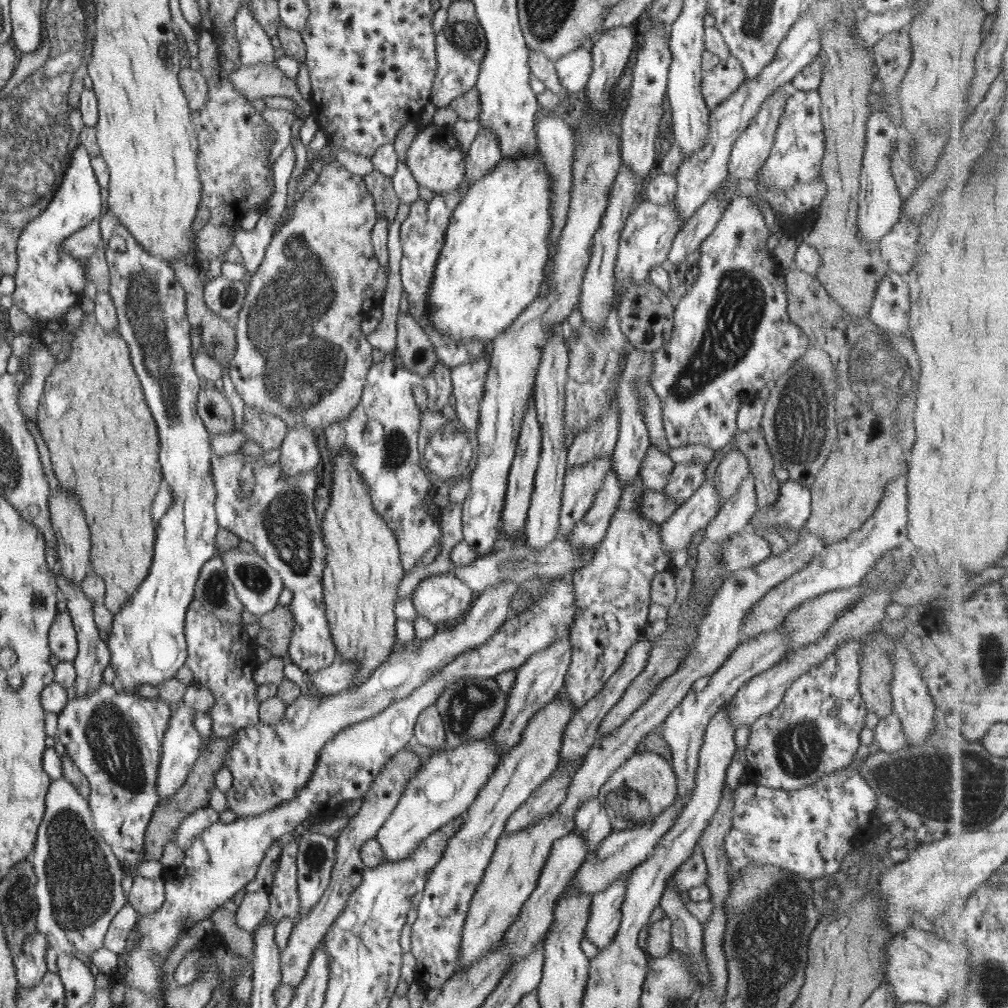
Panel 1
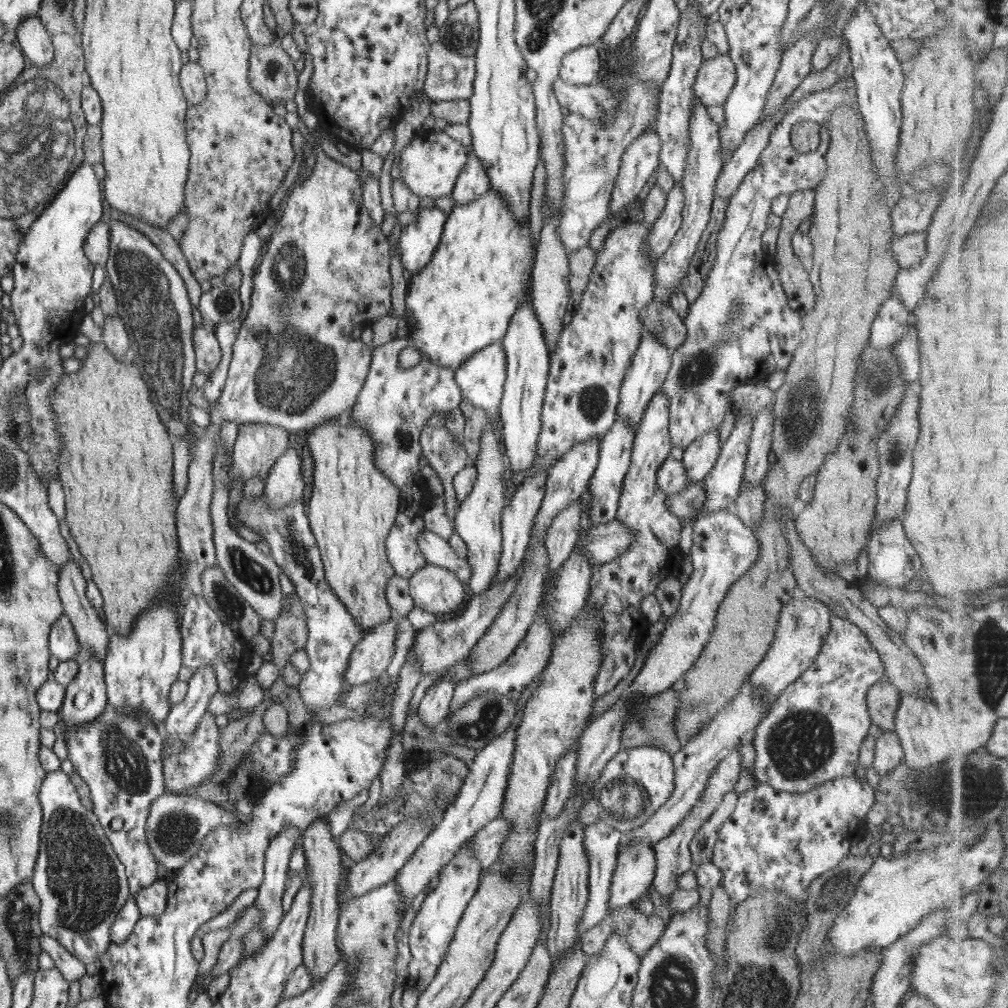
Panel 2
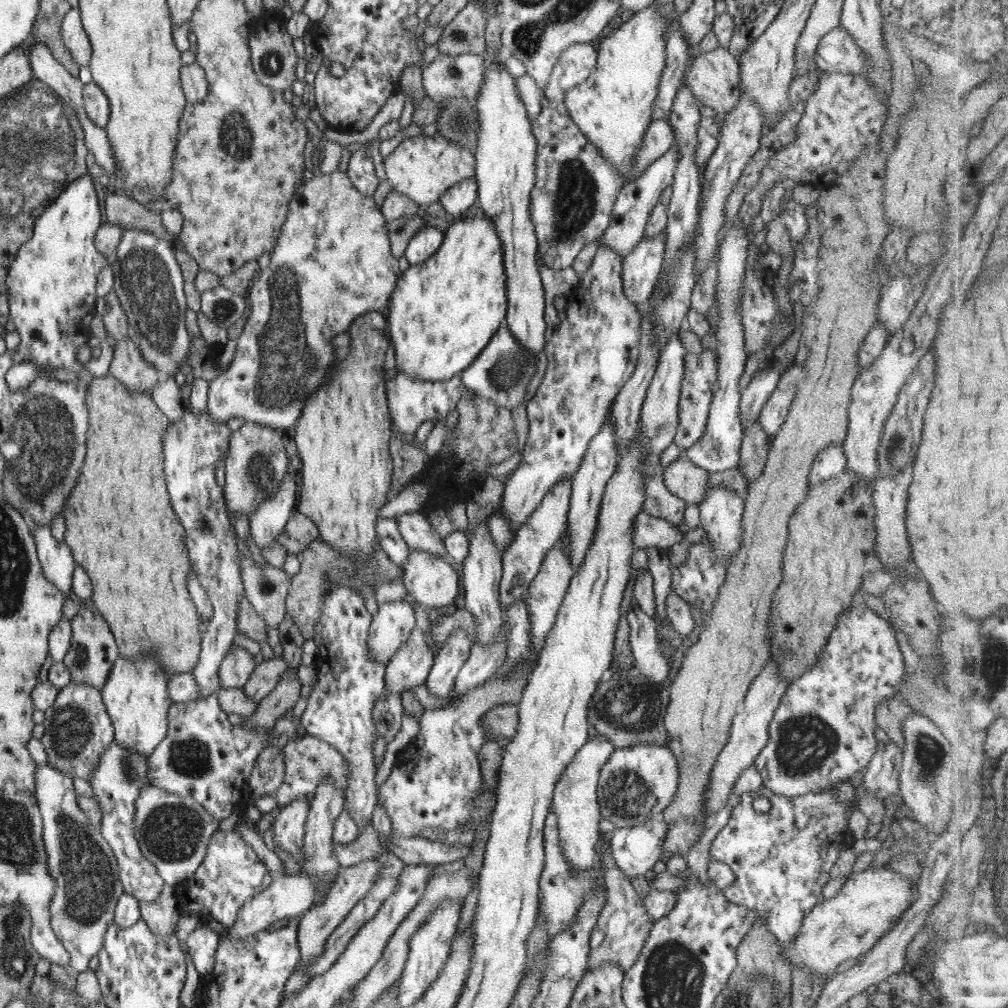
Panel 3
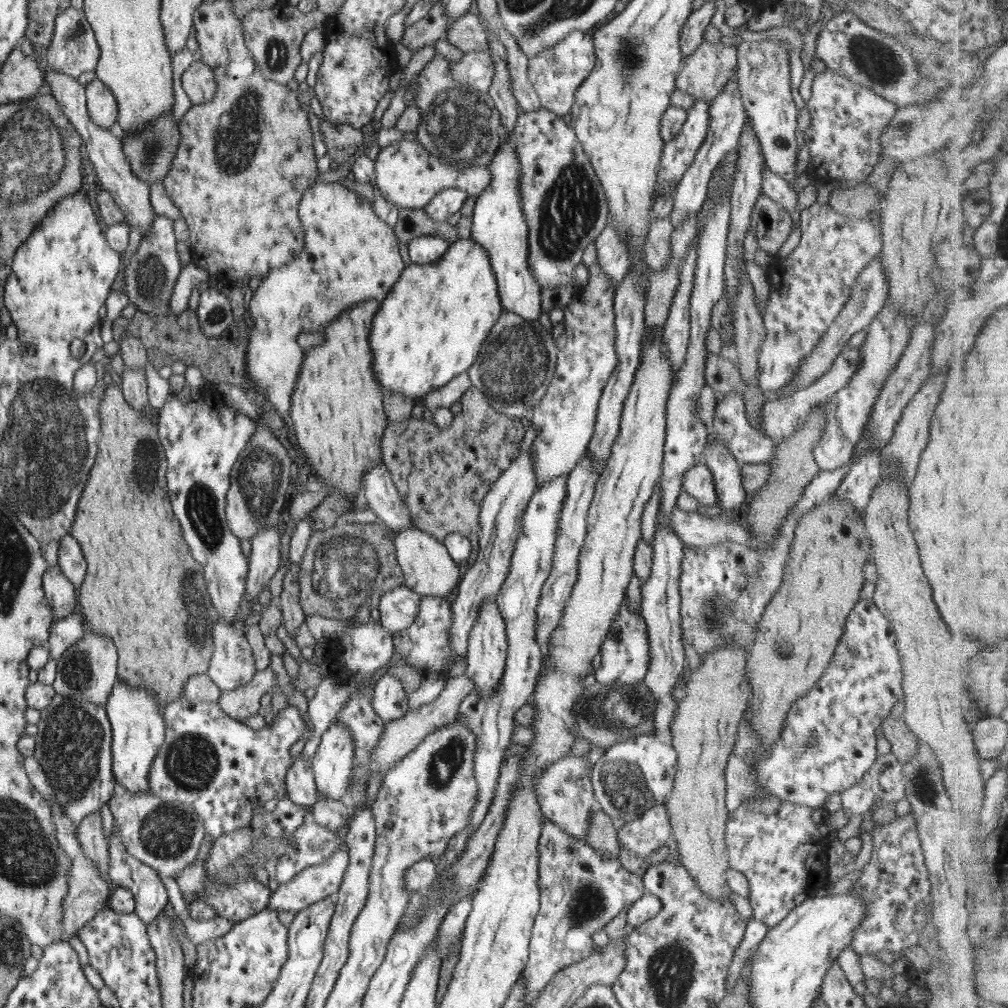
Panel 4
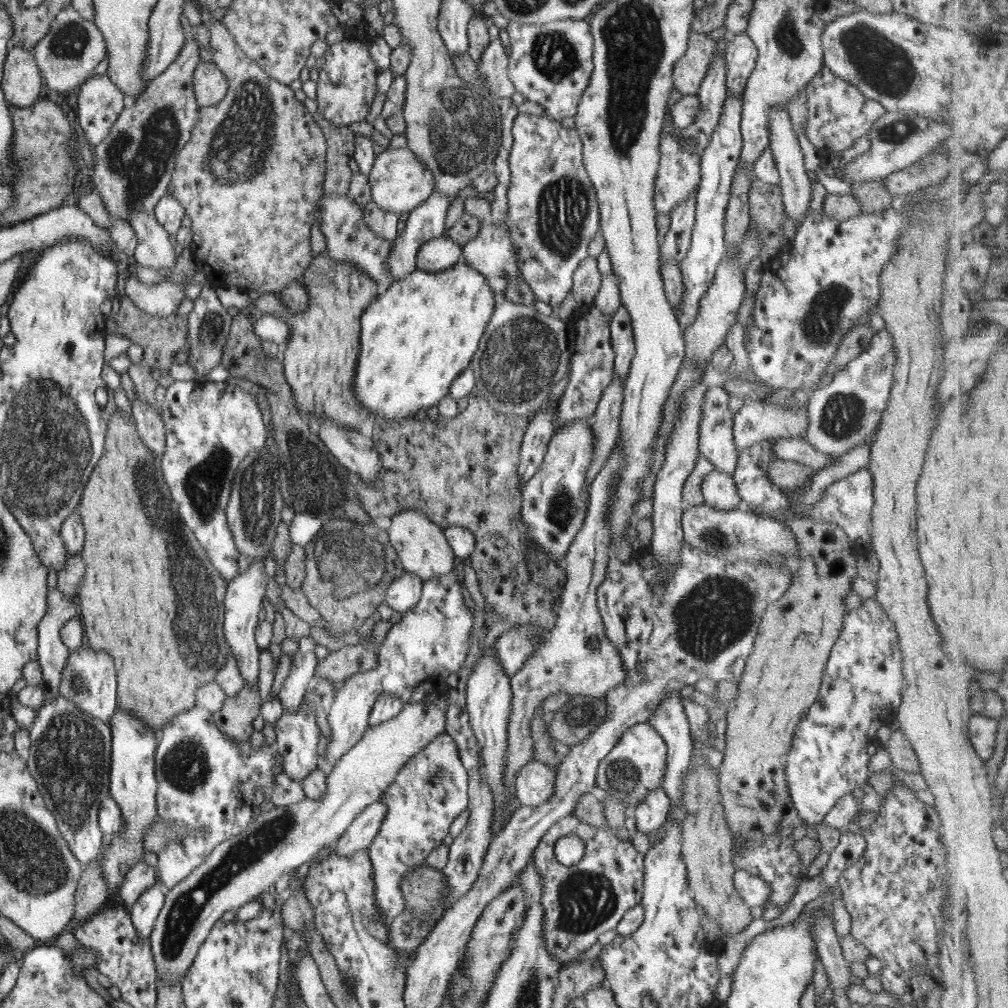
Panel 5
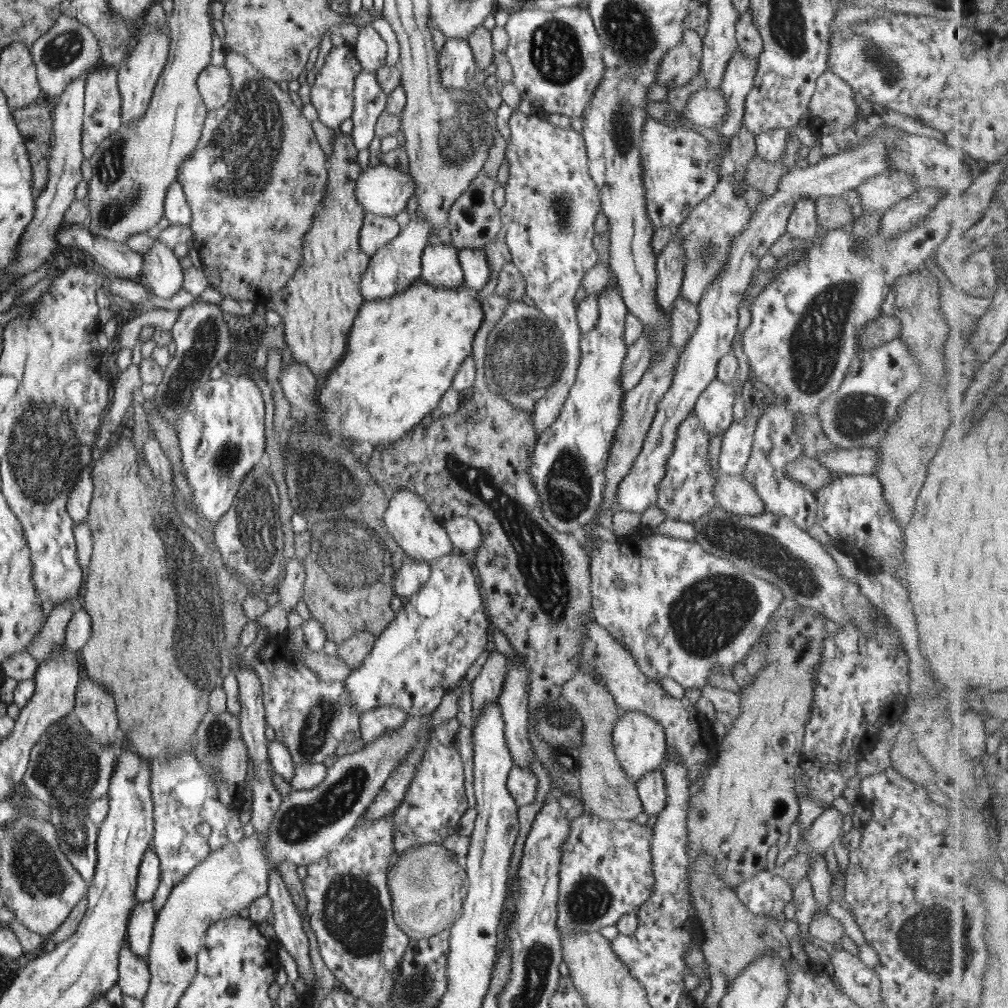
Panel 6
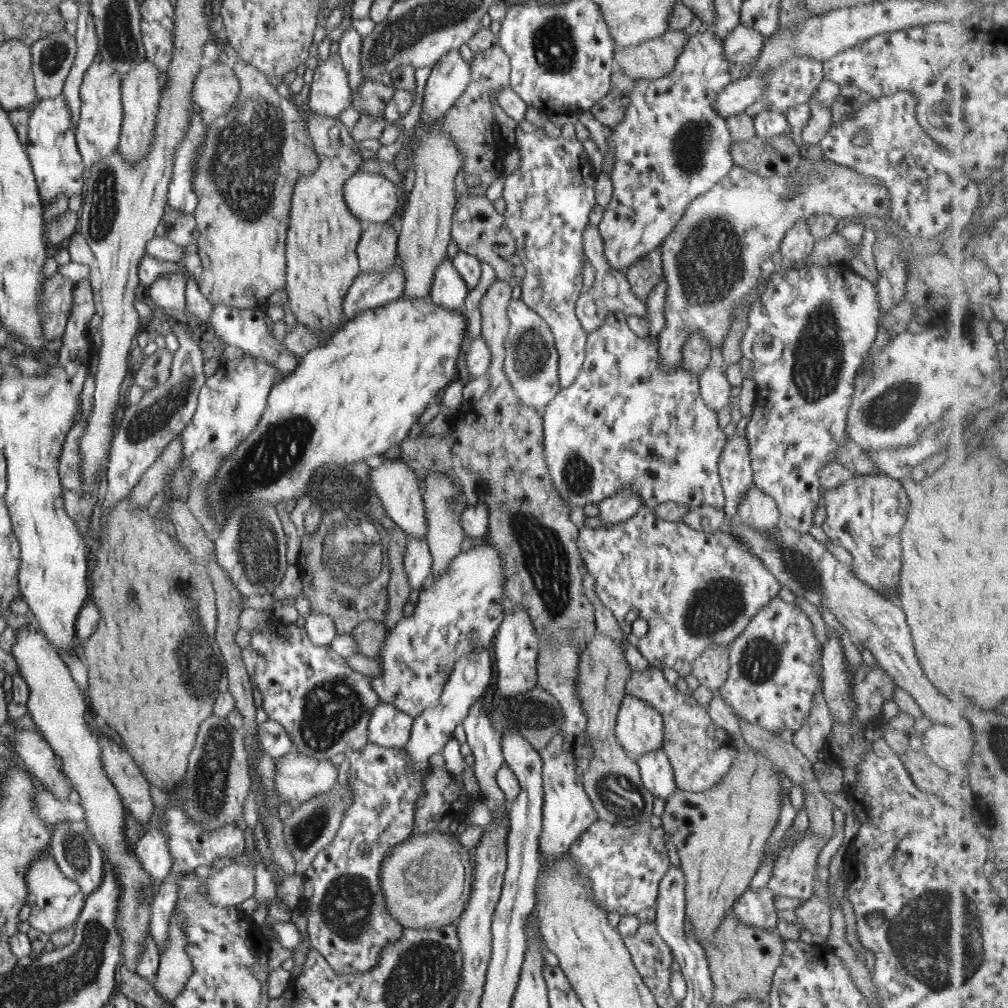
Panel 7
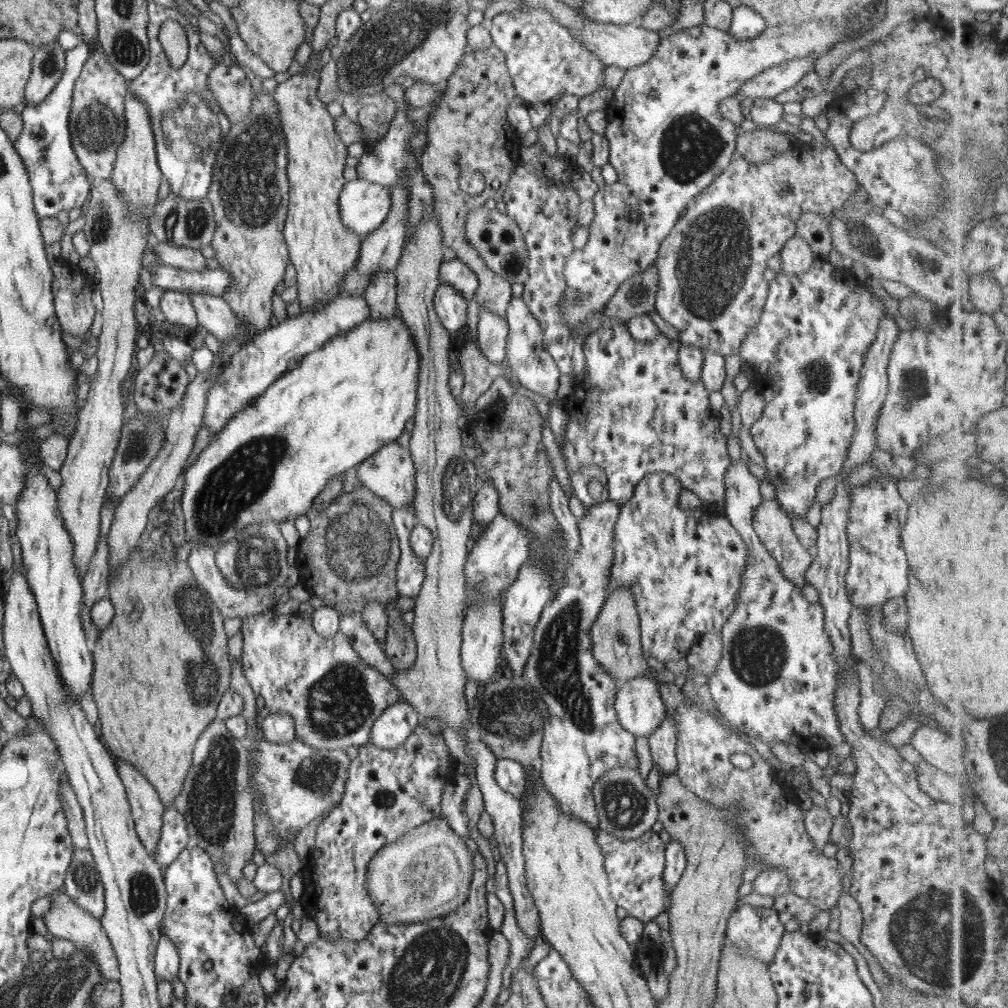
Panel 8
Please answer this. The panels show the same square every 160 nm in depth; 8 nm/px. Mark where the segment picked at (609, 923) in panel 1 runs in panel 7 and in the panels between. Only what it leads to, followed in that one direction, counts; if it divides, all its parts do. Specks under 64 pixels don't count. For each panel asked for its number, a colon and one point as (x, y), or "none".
2: (634, 873)
3: (637, 849)
4: (645, 835)
5: (652, 811)
6: (651, 788)
7: (656, 772)

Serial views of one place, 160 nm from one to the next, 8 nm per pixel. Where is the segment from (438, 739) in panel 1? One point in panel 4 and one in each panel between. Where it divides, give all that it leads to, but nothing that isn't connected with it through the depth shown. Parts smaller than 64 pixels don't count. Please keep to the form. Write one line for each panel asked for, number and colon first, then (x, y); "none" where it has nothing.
2: (434, 707)
3: (455, 651)
4: (502, 510)

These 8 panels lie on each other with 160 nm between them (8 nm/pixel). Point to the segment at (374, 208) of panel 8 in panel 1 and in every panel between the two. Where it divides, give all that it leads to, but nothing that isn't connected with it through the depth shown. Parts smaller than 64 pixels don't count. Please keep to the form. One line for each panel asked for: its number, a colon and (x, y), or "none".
1: (435, 158)
2: (429, 165)
3: (422, 168)
4: (407, 174)
5: (399, 181)
6: (385, 191)
7: (371, 197)

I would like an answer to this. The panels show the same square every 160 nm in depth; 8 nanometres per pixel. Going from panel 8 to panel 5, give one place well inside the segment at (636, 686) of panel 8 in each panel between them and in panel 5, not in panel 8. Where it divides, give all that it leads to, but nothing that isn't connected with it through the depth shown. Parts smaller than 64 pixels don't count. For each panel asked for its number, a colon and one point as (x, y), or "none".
5: (637, 764)
6: (639, 741)
7: (639, 728)

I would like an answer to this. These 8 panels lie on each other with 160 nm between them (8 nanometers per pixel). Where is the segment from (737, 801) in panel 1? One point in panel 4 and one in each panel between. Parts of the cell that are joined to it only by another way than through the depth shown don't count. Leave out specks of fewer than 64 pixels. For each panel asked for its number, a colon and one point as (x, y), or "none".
2: (797, 837)
3: (781, 860)
4: (774, 843)

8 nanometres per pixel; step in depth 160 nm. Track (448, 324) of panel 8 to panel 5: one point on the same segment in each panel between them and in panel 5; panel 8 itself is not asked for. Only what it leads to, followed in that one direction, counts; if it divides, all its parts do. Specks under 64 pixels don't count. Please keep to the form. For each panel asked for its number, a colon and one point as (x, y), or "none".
5: (438, 254)
6: (440, 266)
7: (448, 291)

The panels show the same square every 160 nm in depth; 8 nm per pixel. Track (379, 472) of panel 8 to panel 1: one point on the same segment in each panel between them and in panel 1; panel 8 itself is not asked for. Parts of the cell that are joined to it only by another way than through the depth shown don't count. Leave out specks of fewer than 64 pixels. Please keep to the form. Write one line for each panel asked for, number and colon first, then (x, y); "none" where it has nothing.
1: (439, 598)
2: (434, 589)
3: (431, 581)
4: (428, 569)
5: (422, 546)
6: (414, 526)
7: (396, 485)

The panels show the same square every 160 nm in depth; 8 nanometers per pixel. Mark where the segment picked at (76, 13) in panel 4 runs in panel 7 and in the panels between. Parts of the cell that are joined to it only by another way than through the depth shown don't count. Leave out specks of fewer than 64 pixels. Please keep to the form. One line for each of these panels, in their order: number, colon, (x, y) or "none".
5: (72, 48)
6: (69, 48)
7: (53, 56)

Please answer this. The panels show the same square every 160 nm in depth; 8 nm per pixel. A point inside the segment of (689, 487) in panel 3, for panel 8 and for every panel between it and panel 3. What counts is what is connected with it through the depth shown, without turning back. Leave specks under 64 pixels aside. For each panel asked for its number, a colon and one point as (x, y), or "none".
4: (698, 481)
5: (719, 491)
6: (733, 493)
7: (758, 510)
8: (773, 526)

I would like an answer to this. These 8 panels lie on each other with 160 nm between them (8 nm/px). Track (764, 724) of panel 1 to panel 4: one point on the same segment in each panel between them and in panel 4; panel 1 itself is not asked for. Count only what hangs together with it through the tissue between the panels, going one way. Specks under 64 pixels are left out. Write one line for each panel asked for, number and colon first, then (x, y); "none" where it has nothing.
2: (812, 733)
3: (822, 732)
4: (828, 742)

